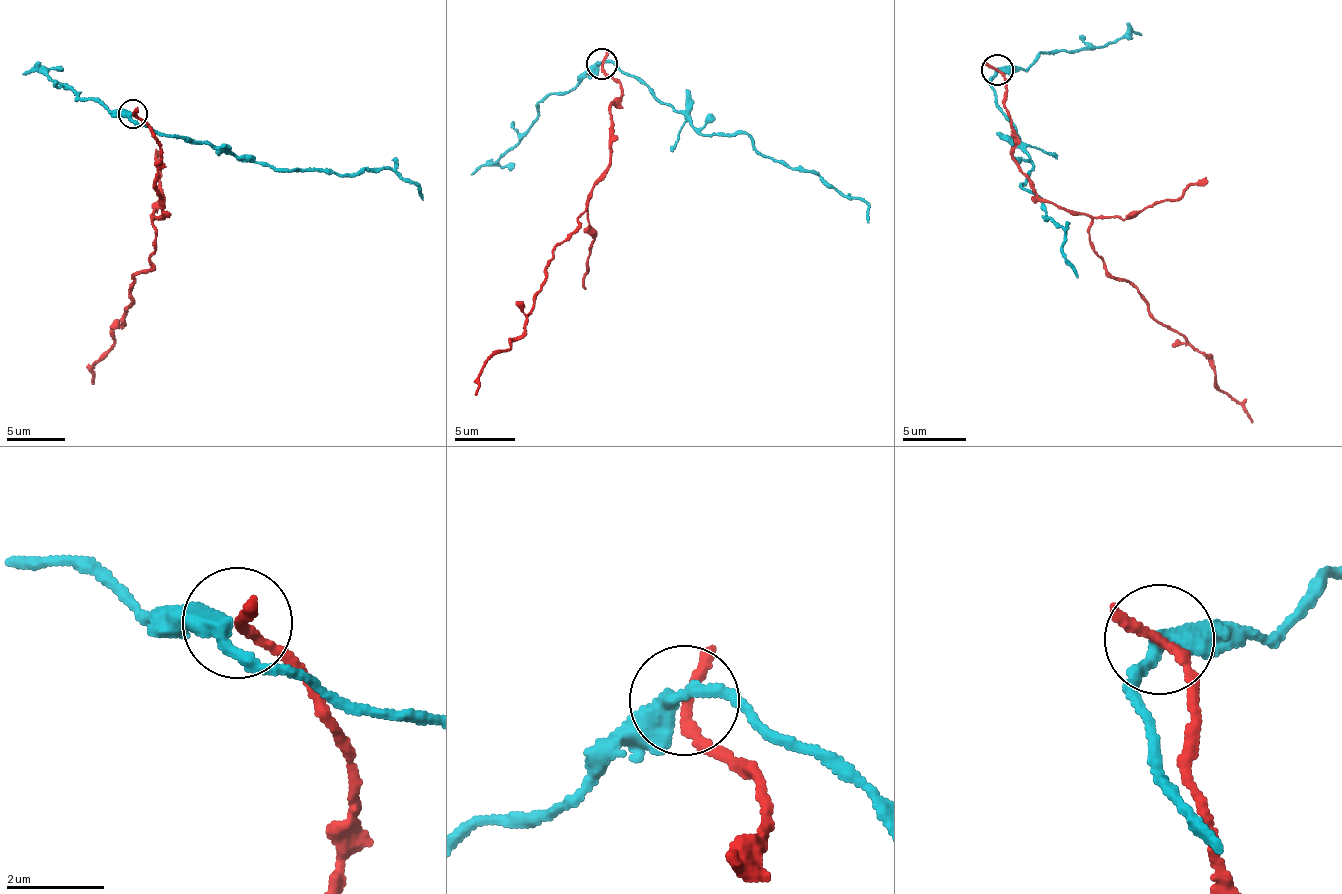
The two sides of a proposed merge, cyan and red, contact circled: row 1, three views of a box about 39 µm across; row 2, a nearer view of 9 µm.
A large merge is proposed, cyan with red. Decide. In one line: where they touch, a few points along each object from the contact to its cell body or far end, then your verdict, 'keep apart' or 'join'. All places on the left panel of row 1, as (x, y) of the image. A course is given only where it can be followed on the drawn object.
place (133, 114); course cyan (132, 114), (162, 134), (224, 148), (247, 160), (287, 169), (361, 174), (384, 167), (414, 183), (422, 199); course red (132, 114), (161, 147), (155, 186), (167, 212), (153, 220), (152, 267), (132, 279), (132, 303), (91, 384); keep apart

